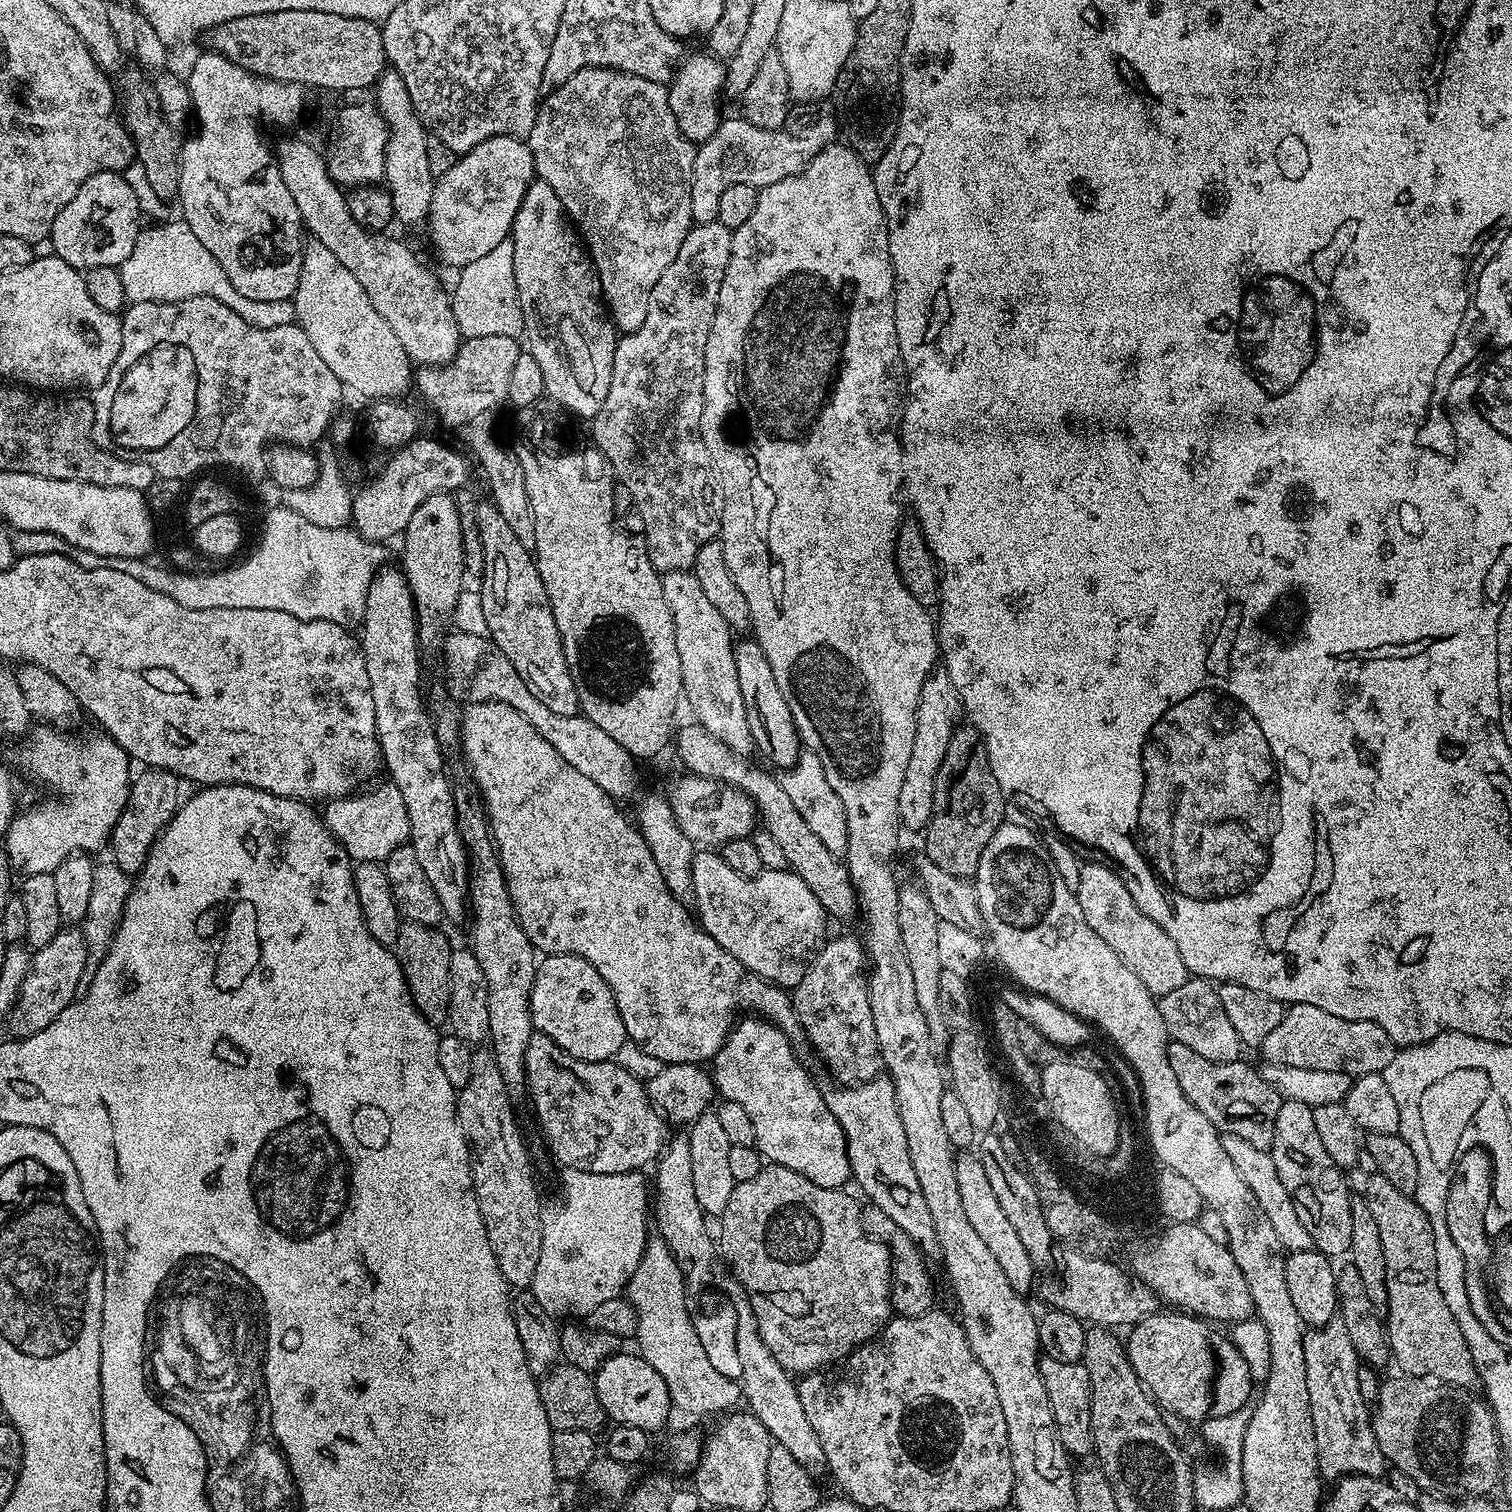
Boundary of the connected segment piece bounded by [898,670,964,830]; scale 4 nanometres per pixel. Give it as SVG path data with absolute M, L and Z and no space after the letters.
M933 670L926 678L926 682L922 682L922 694L918 694L914 746L910 749L910 762L906 765L906 778L902 778L902 790L898 794L898 814L901 825L905 829L923 830L928 827L934 810L934 786L938 778L938 770L946 758L946 750L950 750L950 738L954 734L954 730L960 727L963 716L964 702L960 699L954 682L950 682L950 674L943 670Z

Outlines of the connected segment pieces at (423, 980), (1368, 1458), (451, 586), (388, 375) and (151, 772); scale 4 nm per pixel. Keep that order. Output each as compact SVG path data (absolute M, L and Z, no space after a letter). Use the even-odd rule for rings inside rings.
M401 923L400 933L394 945L396 960L404 972L408 983L408 992L416 1008L433 1026L440 1026L447 1021L450 1006L450 958L454 951L439 927L431 924Z
M1331 1320L1320 1328L1313 1328L1305 1335L1304 1353L1306 1354L1306 1390L1310 1390L1310 1414L1314 1418L1314 1442L1318 1442L1318 1466L1325 1481L1335 1482L1345 1476L1383 1477L1386 1461L1376 1441L1376 1435L1370 1423L1370 1408L1364 1404L1361 1391L1358 1390L1358 1374L1362 1361L1357 1356L1346 1334L1346 1326L1339 1320Z
M440 492L426 498L402 533L404 540L404 564L402 571L408 579L412 591L412 601L416 603L416 614L423 625L422 636L432 640L441 635L436 623L447 621L461 592L465 591L464 547L462 546L462 526L458 522L458 506L455 495ZM424 624L428 624L424 628Z
M309 239L305 243L298 286L291 301L296 311L295 323L306 330L306 338L310 338L322 362L334 370L345 389L353 388L368 402L375 402L403 397L403 392L413 387L414 365L406 350L402 350L398 334L374 310L366 290L362 290L362 282L322 242Z
M145 767L143 771L137 780L135 777L131 781L128 801L110 837L111 859L122 871L129 874L139 874L143 870L154 842L174 818L182 803L182 795L180 796L182 781L179 776L165 768Z

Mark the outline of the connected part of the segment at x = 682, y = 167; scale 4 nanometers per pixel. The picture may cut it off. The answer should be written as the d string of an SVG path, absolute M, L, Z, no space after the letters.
M583 68L575 72L566 82L551 89L547 96L539 105L536 121L526 138L526 143L534 158L535 175L539 179L545 180L550 186L550 190L554 190L554 194L558 194L558 198L564 203L564 211L568 219L572 221L577 233L582 237L583 243L592 257L592 264L596 267L602 299L613 325L621 333L633 332L638 330L638 326L642 326L642 322L646 322L650 290L654 290L654 286L658 286L658 278L662 278L662 274L666 274L666 266L670 266L670 262L674 262L674 257L678 255L678 246L682 246L686 234L692 229L690 182L694 170L696 148L693 141L685 138L678 130L678 122L670 110L667 87L658 82L650 82L646 78L638 78L634 74L617 72L614 68Z

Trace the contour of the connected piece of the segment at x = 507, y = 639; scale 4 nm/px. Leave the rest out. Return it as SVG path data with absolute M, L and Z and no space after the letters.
M484 498L477 503L474 518L478 521L478 538L482 538L482 546L484 547L484 574L479 581L481 584L478 585L478 591L482 598L482 611L486 613L488 636L498 646L498 650L502 650L502 654L506 654L506 658L510 658L510 662L514 662L514 670L518 670L522 682L526 682L526 686L530 686L530 690L534 694L534 698L538 698L538 702L542 702L549 710L554 710L554 714L577 715L580 712L578 690L574 690L574 678L570 678L570 666L566 666L566 654L562 650L562 634L558 634L558 622L554 622L554 610L550 610L550 598L546 594L546 586L536 569L533 553L526 546L522 546L522 542L518 542L518 538L514 535L514 529L506 523L506 518L502 518L498 506L494 506L491 499Z

